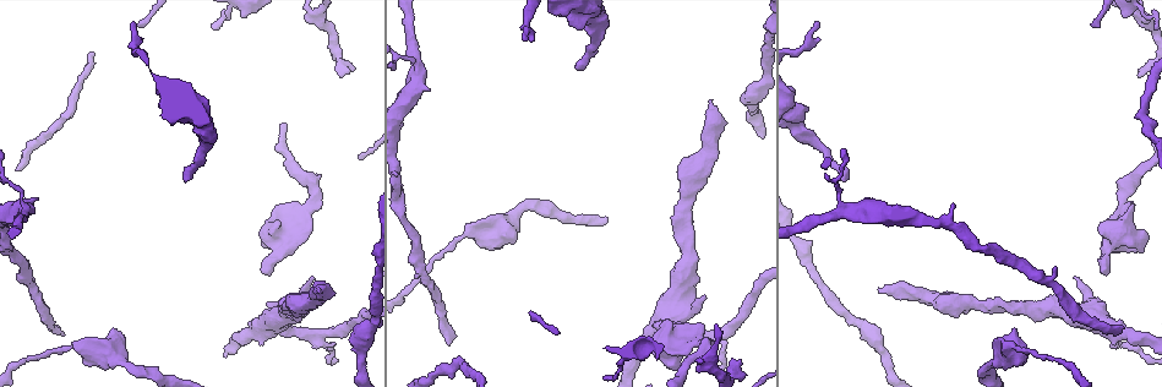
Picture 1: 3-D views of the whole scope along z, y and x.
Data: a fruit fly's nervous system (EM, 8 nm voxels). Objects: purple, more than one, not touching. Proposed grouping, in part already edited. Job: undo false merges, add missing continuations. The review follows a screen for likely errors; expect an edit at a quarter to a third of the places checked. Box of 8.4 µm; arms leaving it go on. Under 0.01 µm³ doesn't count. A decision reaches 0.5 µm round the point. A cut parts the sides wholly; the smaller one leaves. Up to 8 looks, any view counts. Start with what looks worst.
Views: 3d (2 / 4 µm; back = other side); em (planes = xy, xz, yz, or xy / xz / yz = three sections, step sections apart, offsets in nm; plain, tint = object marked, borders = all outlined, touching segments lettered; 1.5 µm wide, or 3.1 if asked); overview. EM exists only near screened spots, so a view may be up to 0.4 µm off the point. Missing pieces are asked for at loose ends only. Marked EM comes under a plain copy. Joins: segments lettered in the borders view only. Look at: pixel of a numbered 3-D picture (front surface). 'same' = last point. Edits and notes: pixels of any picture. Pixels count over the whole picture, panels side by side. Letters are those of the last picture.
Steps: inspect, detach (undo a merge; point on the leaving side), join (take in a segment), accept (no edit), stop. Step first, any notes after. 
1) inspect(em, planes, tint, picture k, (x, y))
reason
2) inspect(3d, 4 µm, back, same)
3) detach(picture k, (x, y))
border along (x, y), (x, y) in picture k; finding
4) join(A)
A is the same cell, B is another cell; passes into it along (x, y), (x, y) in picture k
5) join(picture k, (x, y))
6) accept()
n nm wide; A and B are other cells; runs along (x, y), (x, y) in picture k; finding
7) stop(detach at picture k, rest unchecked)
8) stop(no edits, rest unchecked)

inspect(3d, 4 µm, picture 1, (738, 362))
an open end

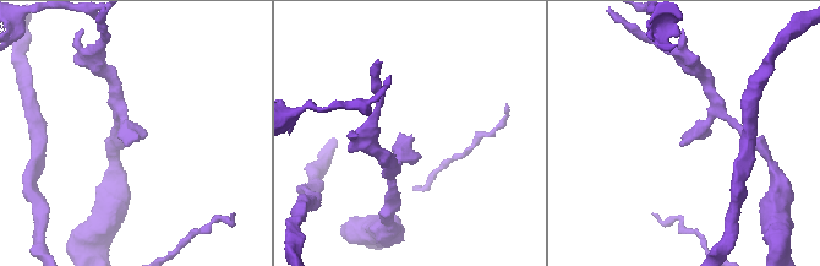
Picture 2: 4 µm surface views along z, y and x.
inspect(em, planes, borders, picture 2, (683, 134))

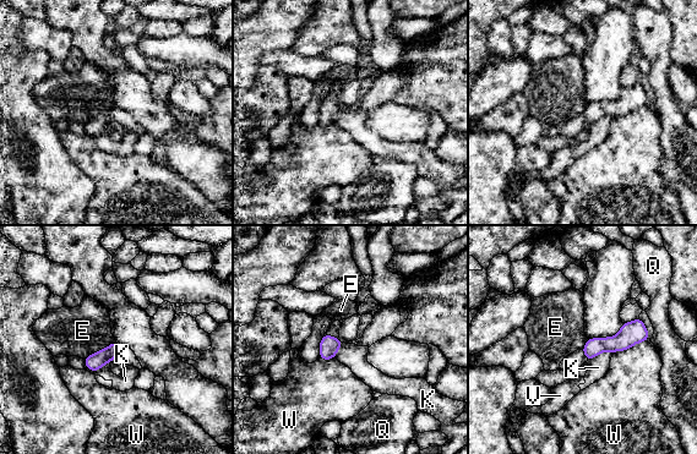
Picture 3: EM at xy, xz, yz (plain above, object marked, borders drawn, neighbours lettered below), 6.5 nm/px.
accept()
W touches over 260 nm; E, K, Q, V and W are other cells; none of them fits

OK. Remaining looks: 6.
inspect(em, xy, step 8, tint, picture 1, (450, 345))
long arm stops here

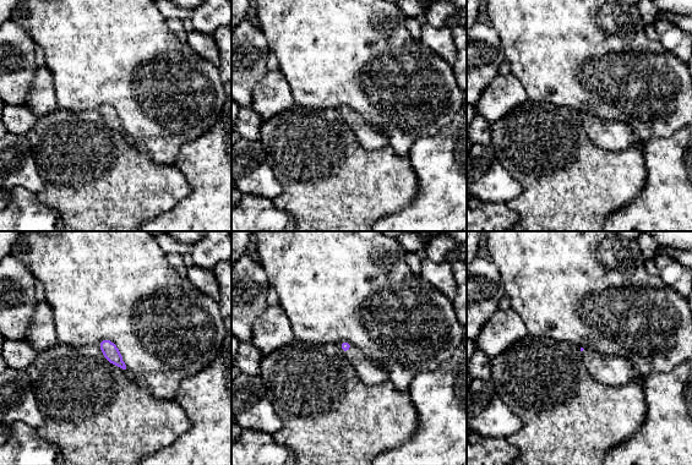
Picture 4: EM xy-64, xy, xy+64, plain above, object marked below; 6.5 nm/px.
inspect(em, planes, tint, same)
another direction

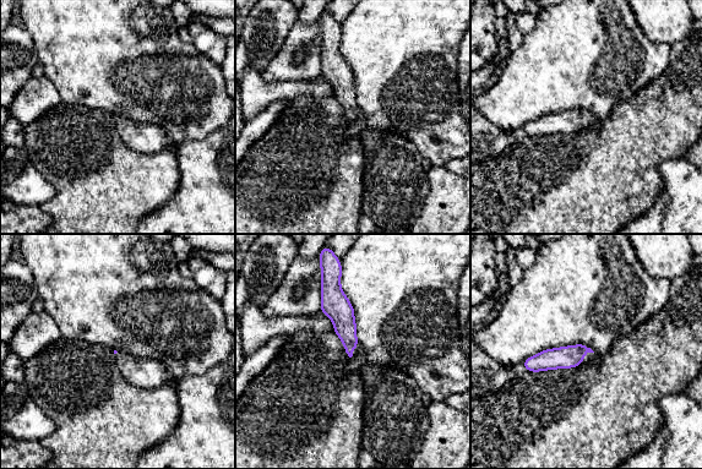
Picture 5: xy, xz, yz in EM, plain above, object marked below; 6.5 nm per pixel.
inspect(em, planes, borders, same)
what lies round it

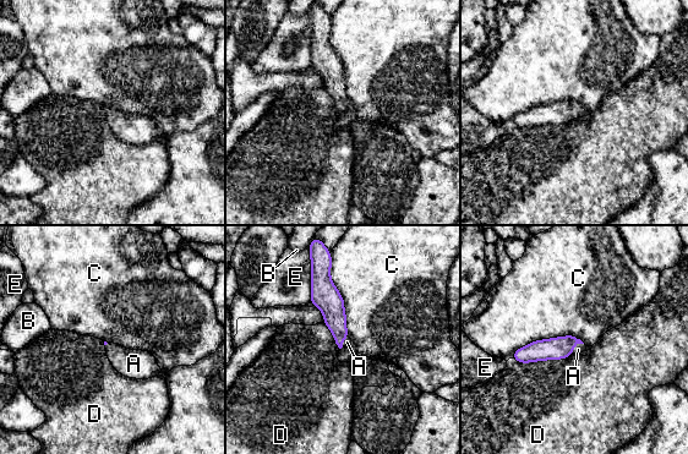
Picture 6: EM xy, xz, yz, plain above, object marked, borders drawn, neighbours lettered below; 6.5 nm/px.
join(A)
A is the same cell, B, C, D and E are other cells; passes into it along (557, 348), (574, 344), (578, 349) in picture 6; it goes on there

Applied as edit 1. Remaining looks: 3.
inspect(overview)
see it whole again

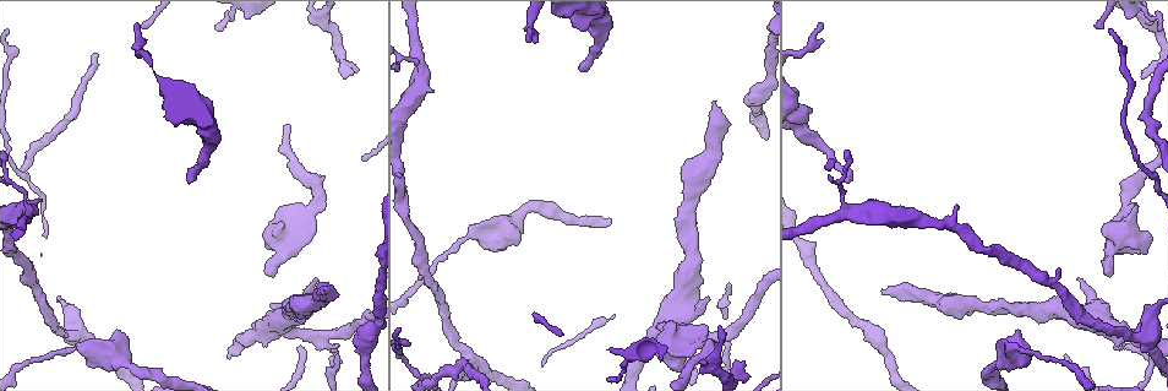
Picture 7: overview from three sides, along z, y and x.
inspect(em, xz, step 8, tint, picture 7, (314, 229))
free end

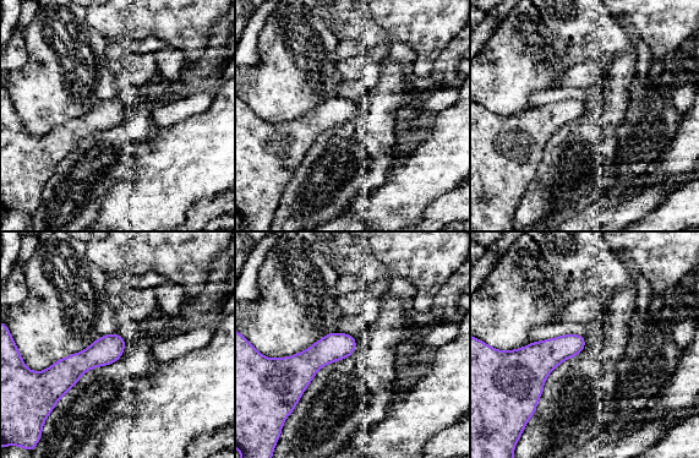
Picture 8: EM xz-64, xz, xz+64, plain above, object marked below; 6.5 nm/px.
inspect(em, xy, step 8, borders, same)
cut it another way

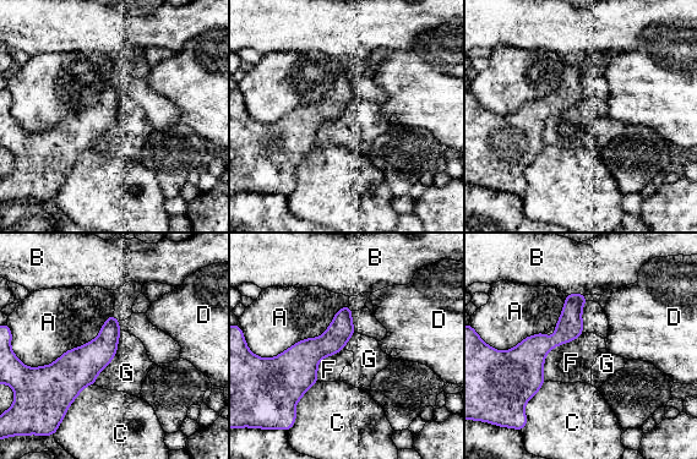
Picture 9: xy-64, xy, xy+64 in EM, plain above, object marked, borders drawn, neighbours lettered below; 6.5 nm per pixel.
accept()
A, B, C, D, F and G are other cells; runs along (581, 296), (570, 324), (529, 362), (529, 393) in picture 9; no lettered segment goes on from it

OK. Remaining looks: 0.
stop(join at picture 6, rest unchecked)

